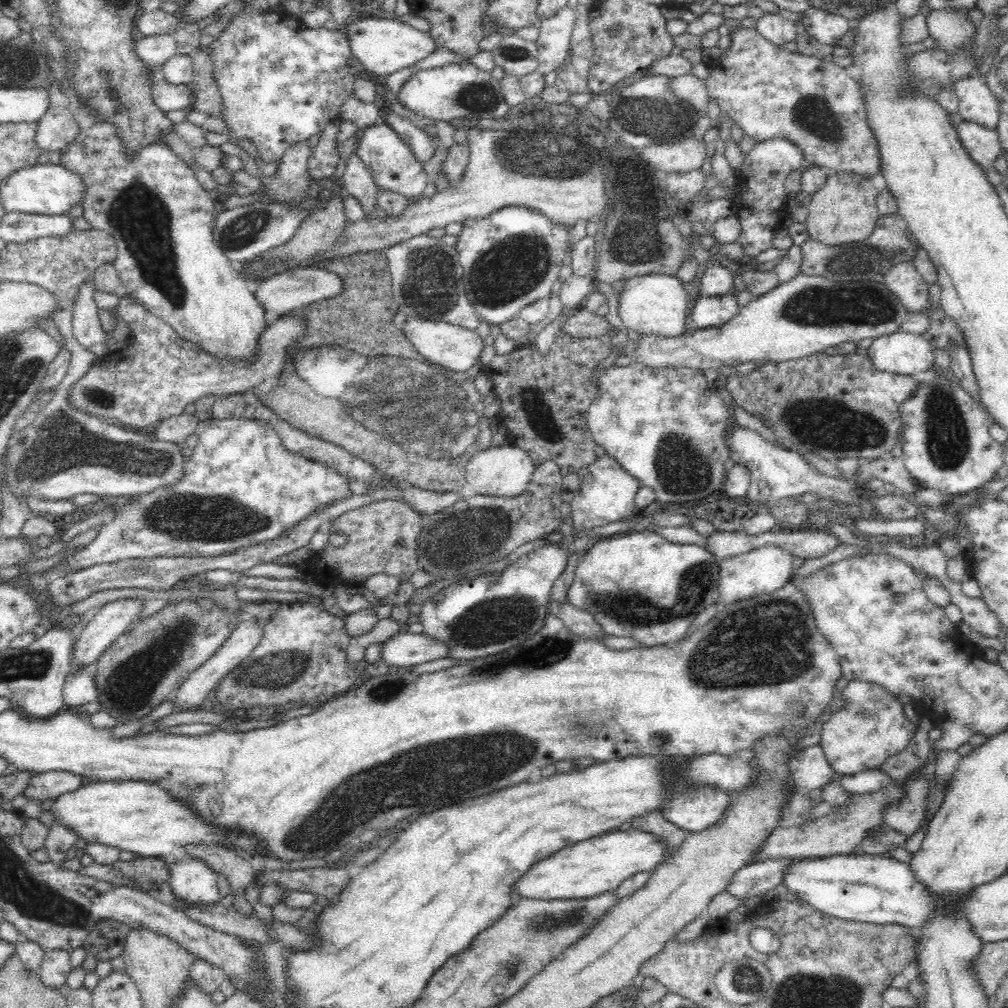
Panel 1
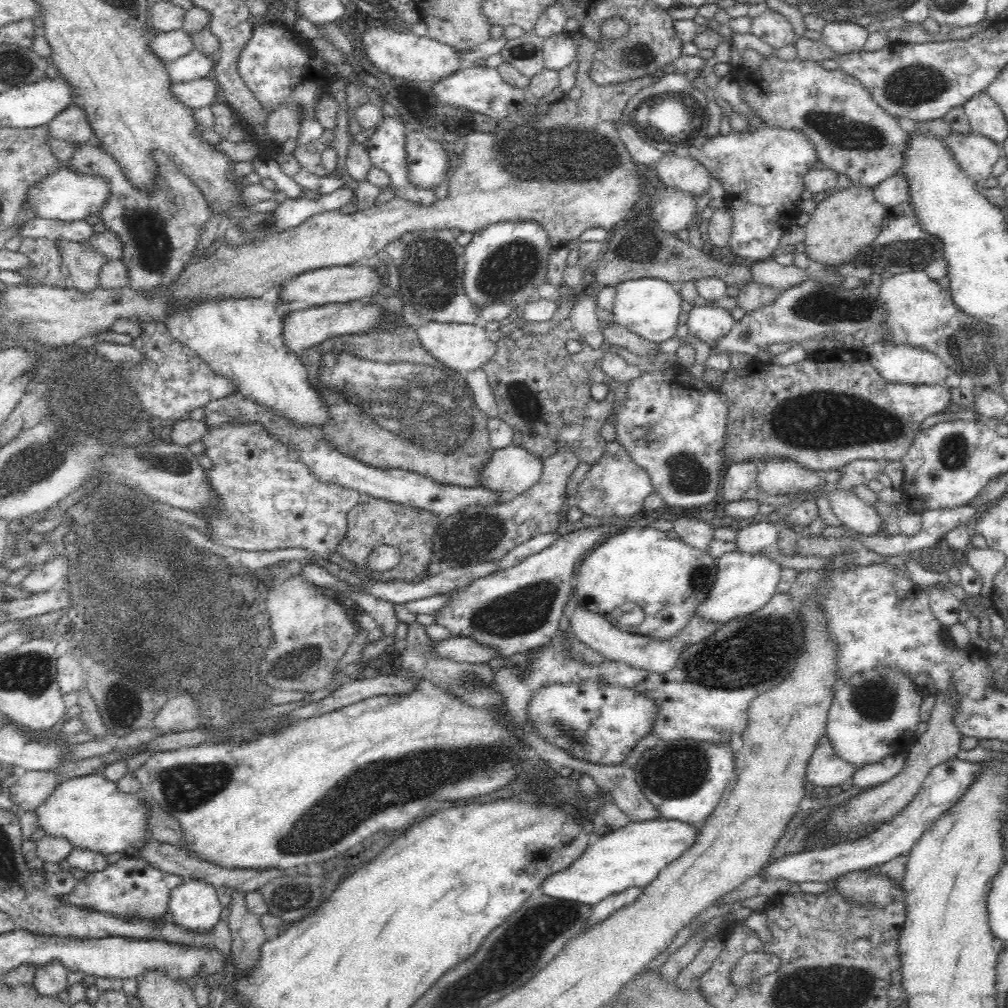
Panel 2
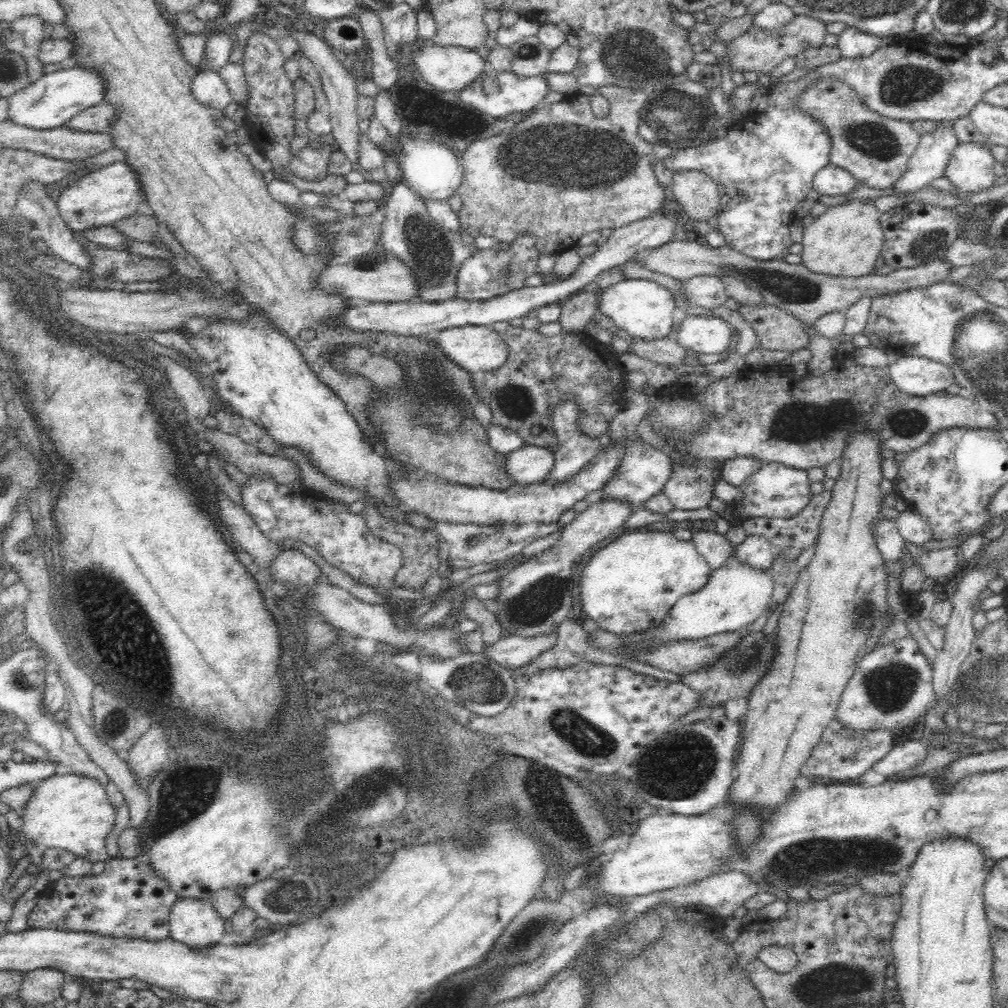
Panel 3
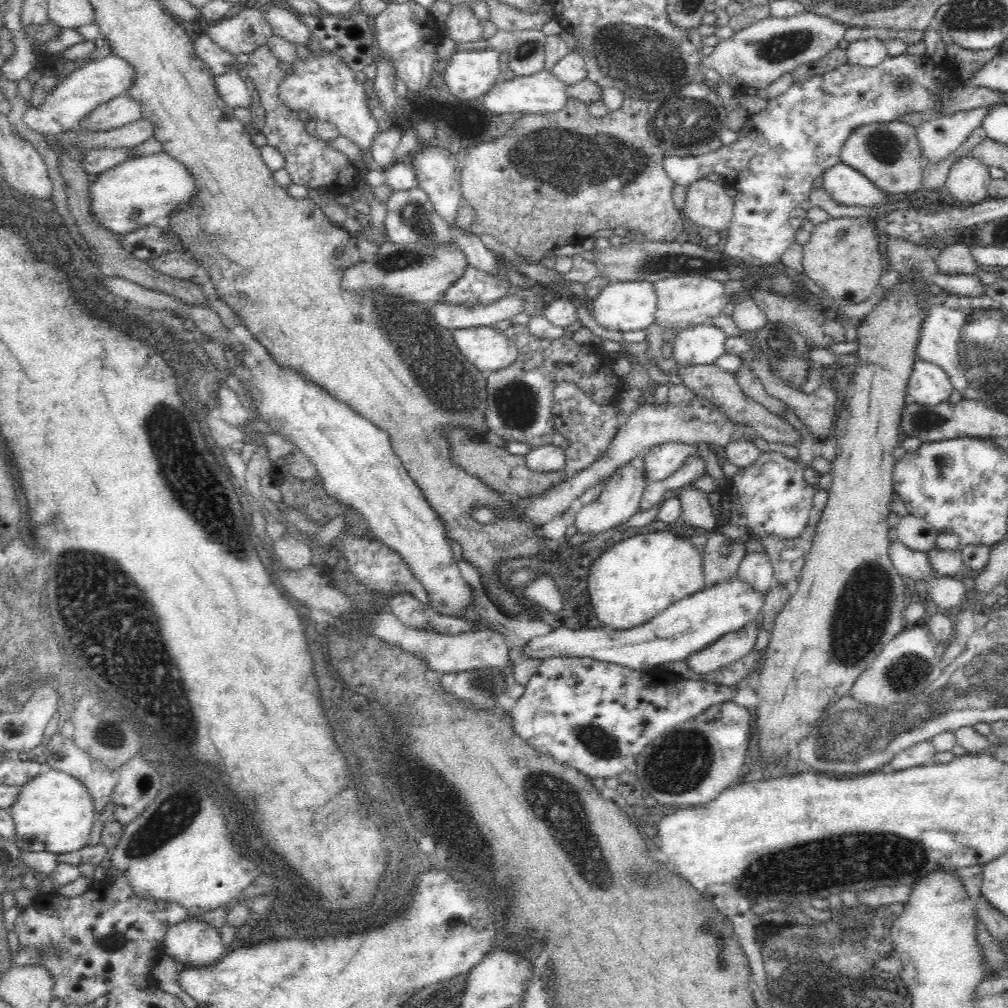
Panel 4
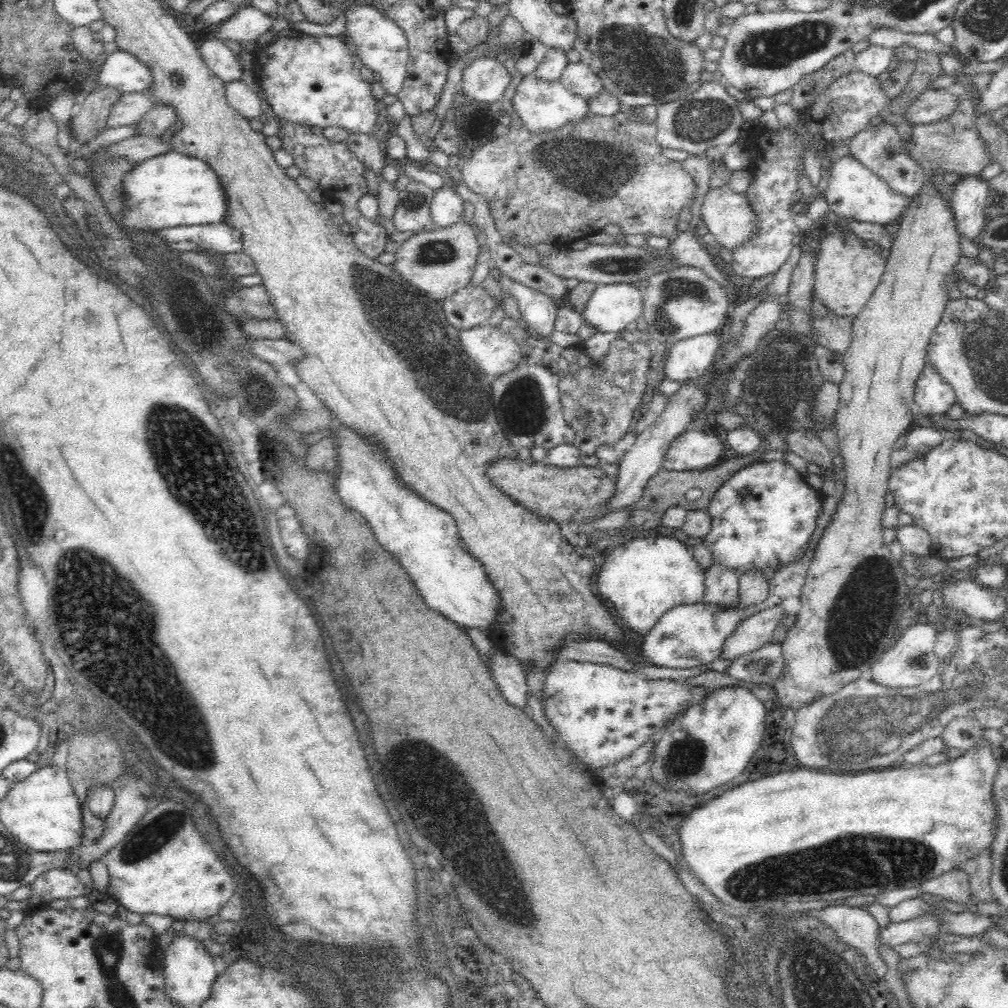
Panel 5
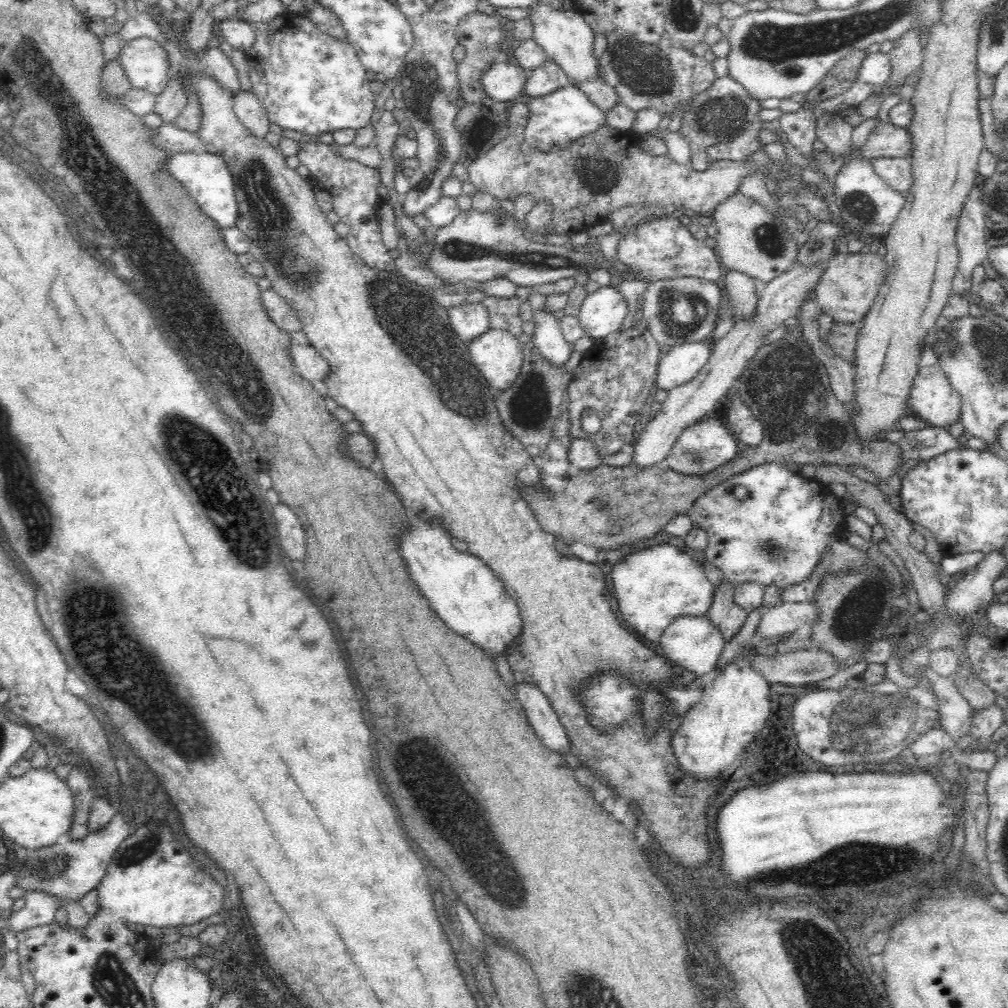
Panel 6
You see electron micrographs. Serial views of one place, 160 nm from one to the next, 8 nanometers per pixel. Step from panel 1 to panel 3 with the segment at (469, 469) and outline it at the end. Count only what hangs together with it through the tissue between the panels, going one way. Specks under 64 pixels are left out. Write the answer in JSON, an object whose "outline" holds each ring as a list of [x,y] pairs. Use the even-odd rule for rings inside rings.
{"outline":[[[520,446],[506,454],[504,469],[514,484],[526,486],[540,483],[554,466],[554,453],[546,447]]]}

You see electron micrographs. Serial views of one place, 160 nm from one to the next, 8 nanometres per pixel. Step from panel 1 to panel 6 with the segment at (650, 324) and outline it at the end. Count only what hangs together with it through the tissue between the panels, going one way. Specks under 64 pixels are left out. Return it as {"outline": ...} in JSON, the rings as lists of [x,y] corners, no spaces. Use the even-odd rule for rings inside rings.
{"outline":[[[609,284],[588,294],[577,317],[586,335],[601,339],[620,330],[627,312],[627,301]]]}

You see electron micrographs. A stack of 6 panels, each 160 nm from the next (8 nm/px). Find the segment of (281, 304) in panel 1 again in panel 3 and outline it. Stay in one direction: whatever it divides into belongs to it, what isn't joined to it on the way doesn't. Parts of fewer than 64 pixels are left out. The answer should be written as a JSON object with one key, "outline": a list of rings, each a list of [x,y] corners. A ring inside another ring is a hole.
{"outline":[[[370,252],[354,261],[334,262],[318,274],[317,288],[325,294],[342,296],[354,302],[392,303],[402,300],[415,300],[417,296],[416,277],[393,255],[386,252],[384,256],[378,252]]]}

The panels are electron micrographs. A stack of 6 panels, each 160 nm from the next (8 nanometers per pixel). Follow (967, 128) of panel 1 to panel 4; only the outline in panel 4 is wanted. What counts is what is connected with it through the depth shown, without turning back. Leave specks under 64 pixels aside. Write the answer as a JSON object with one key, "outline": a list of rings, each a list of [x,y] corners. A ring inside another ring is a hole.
{"outline":[[[968,155],[960,157],[959,160],[954,160],[954,164],[950,166],[950,172],[948,172],[944,186],[955,204],[964,207],[978,204],[978,202],[988,198],[988,187],[992,181],[993,178],[991,177],[989,167],[981,160]]]}

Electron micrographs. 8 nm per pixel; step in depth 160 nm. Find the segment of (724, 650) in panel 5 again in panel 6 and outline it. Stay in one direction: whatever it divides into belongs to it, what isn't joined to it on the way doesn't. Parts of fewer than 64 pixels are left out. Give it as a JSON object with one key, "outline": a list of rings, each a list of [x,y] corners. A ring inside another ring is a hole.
{"outline":[[[812,601],[783,602],[776,606],[767,607],[754,628],[757,638],[772,638],[794,632],[800,624],[810,624],[818,618],[818,607]]]}

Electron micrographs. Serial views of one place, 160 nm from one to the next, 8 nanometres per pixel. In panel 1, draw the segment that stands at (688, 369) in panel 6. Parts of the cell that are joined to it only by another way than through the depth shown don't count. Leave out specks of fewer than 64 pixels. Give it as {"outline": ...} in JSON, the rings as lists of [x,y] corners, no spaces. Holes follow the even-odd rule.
{"outline":[[[735,292],[720,297],[702,295],[691,310],[692,320],[698,328],[712,328],[728,322],[740,308],[736,295]]]}

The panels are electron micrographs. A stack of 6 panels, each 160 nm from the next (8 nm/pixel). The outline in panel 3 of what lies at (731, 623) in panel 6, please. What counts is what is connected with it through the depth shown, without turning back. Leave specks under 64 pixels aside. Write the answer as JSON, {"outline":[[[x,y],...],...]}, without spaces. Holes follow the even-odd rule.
{"outline":[[[690,528],[690,531],[690,540],[695,544],[698,554],[706,559],[712,570],[720,568],[730,556],[733,546],[723,534],[723,529],[707,531]]]}

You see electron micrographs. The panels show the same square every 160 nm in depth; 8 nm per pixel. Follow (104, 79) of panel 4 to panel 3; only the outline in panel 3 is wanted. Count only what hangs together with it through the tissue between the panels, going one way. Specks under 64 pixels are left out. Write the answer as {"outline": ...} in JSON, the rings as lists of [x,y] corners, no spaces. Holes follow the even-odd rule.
{"outline":[[[90,67],[59,69],[52,73],[44,73],[38,80],[8,96],[7,119],[34,129],[62,127],[74,114],[102,101],[102,96],[102,77]]]}

